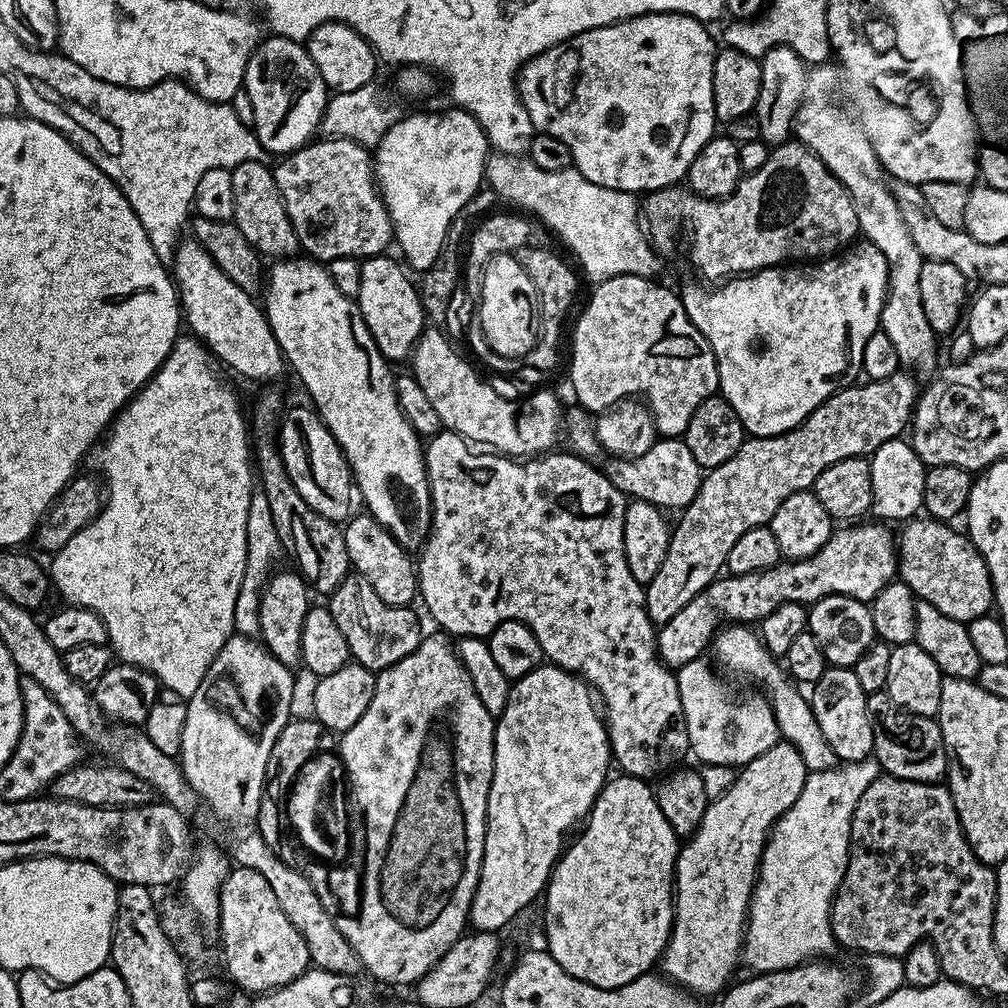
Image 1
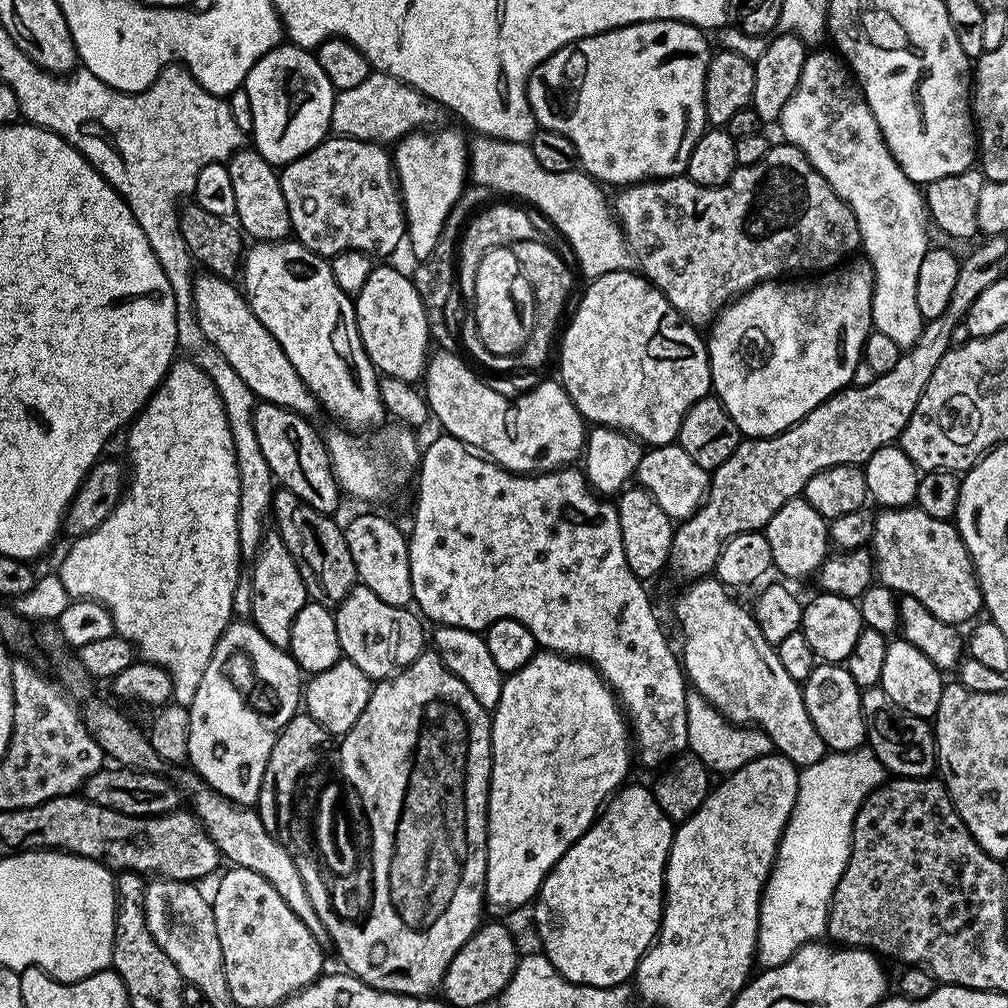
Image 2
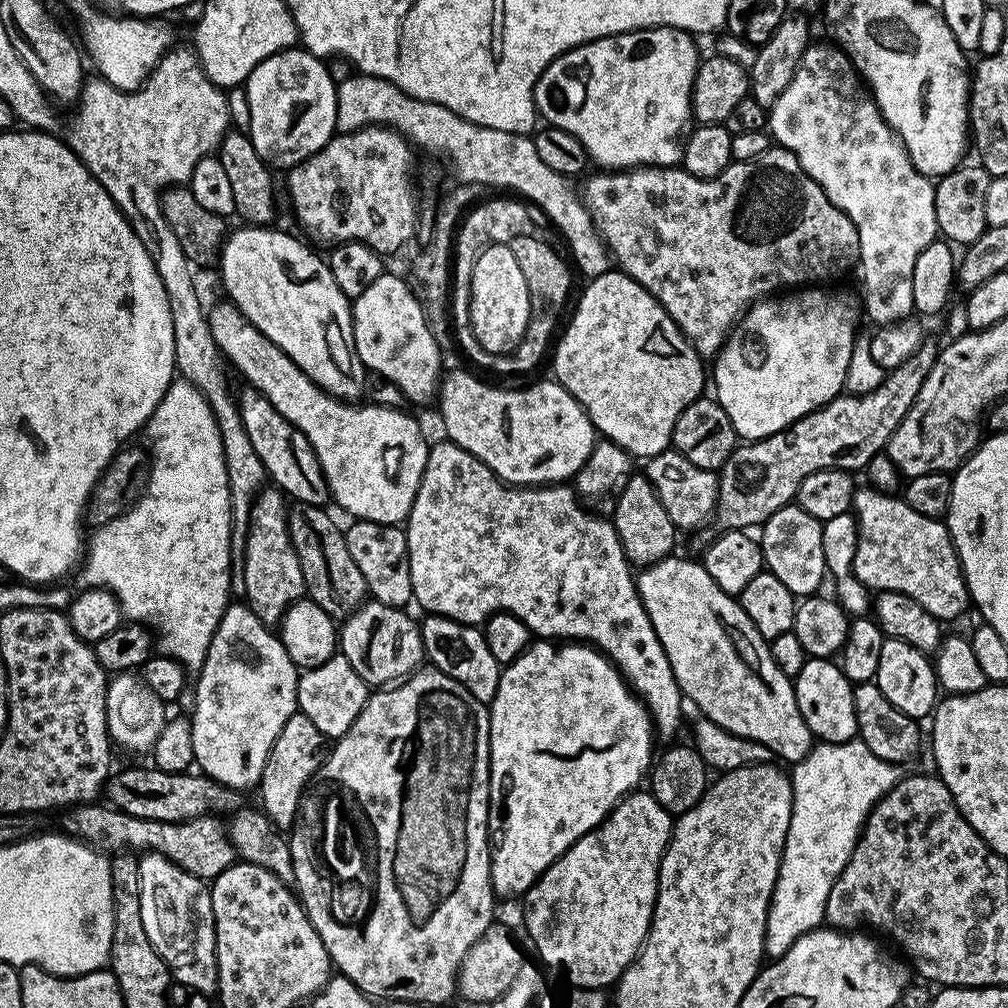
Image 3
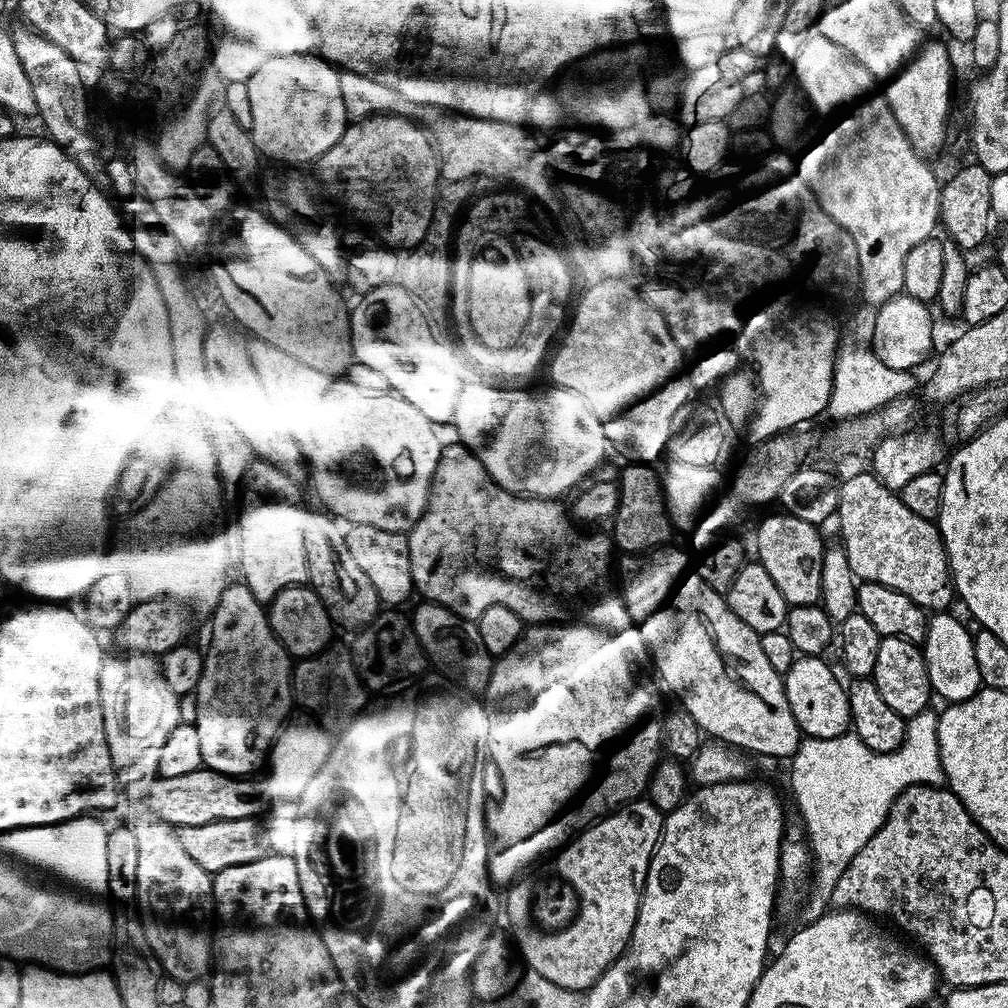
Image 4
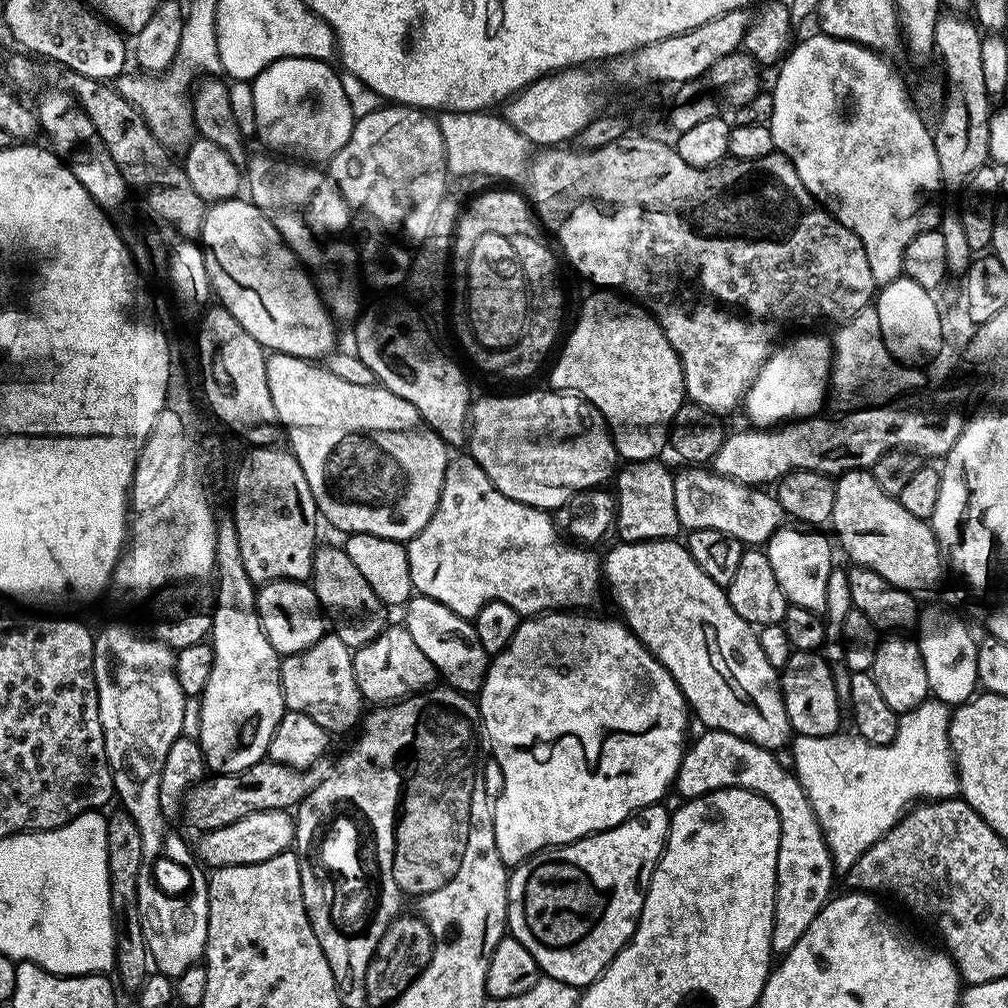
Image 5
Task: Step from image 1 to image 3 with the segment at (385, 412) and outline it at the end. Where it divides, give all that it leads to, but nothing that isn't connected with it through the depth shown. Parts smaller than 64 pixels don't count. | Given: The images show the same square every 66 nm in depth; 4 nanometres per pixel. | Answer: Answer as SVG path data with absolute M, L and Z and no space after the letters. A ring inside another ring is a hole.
M240 226L240 227L244 228L238 229L237 232L229 231L227 233L226 239L224 241L224 246L220 250L218 269L220 268L220 280L222 283L224 283L224 292L226 295L228 295L225 297L227 297L230 303L234 305L234 307L237 308L240 311L240 313L242 313L246 317L246 319L250 321L252 325L254 325L258 330L262 330L262 334L266 334L266 338L270 338L270 342L274 342L275 344L277 344L279 348L281 348L282 351L284 351L284 353L286 353L286 355L289 356L289 358L291 358L291 360L294 361L295 364L297 364L297 366L299 366L299 368L302 369L304 373L306 373L306 375L310 377L313 380L313 382L316 383L316 385L319 386L319 388L321 388L321 390L327 392L328 395L330 396L336 397L337 400L343 400L345 402L359 401L361 399L359 396L362 395L363 392L365 395L366 392L366 384L364 388L364 376L366 377L366 369L364 367L364 363L360 361L360 359L358 358L358 354L356 353L356 347L354 346L354 334L352 333L352 305L347 300L347 298L344 297L344 295L342 294L342 290L338 290L338 282L334 282L334 274L331 272L330 269L328 269L327 259L325 259L323 255L315 256L315 254L312 253L311 250L308 249L307 246L304 245L302 241L295 240L295 238L292 237L291 234L288 232L279 232L279 230L276 229L276 226Z

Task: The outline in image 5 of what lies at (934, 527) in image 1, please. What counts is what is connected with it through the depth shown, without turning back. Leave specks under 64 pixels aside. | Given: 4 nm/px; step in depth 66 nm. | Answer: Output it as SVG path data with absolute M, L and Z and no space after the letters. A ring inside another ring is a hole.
M855 468L849 472L839 473L835 477L835 482L834 510L830 528L836 531L835 539L838 544L840 539L845 554L852 559L851 563L874 570L874 574L882 574L886 582L913 594L921 594L920 592L928 592L931 588L938 587L940 571L945 571L946 560L931 523L922 518L914 518L914 514L908 513L906 506L902 506L902 502L897 497L886 494L886 490L882 490L882 486L874 482L871 471Z

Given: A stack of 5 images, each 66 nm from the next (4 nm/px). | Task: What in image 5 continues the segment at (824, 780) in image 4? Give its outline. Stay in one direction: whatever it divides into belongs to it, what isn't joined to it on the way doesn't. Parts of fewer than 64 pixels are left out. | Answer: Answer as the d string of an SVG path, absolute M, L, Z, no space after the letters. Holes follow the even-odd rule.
M929 698L900 716L898 734L894 742L889 744L871 744L855 734L796 736L791 741L791 767L798 782L802 782L802 790L806 790L806 798L810 798L810 806L822 826L822 834L832 855L832 866L837 873L847 874L854 862L858 862L858 858L862 858L862 854L866 854L866 850L870 850L870 846L874 846L882 834L897 824L913 802L951 800L959 793L960 779L956 776L956 762L952 758L952 747L948 741L949 715L949 705Z

